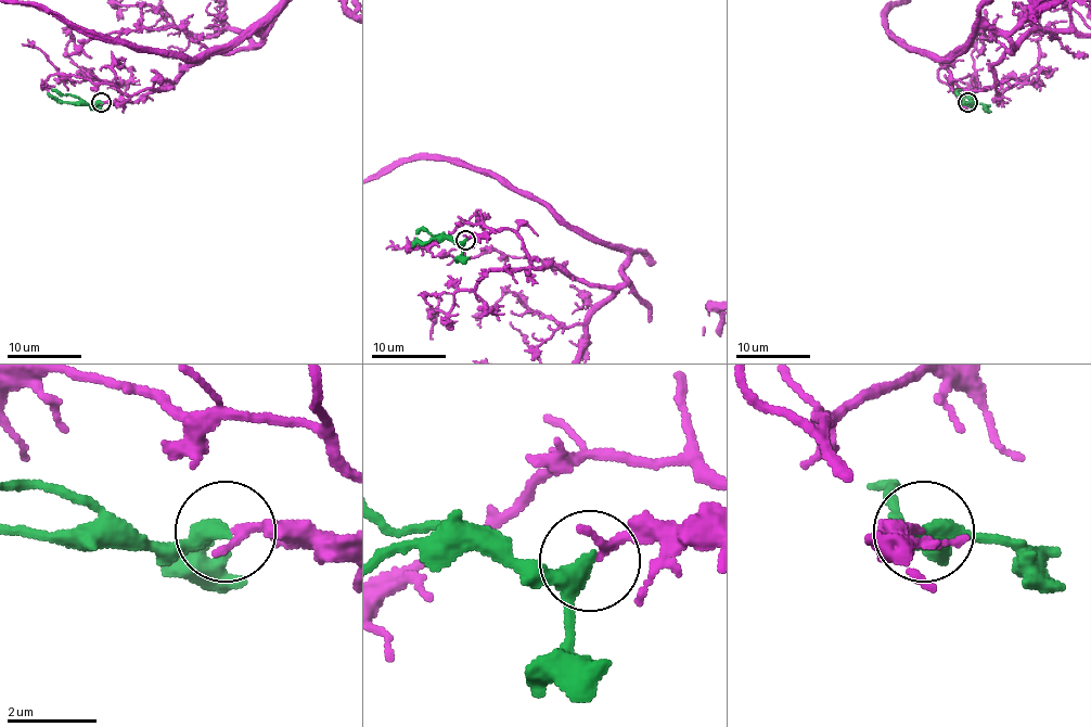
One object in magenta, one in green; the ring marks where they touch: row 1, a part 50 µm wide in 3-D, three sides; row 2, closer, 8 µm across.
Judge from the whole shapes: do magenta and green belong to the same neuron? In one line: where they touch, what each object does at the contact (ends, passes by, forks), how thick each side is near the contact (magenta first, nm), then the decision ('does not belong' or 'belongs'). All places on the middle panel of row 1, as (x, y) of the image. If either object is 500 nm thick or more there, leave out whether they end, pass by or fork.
place (465, 240); magenta ends; green passes by; calibres 200 and 340 nm; does not belong

